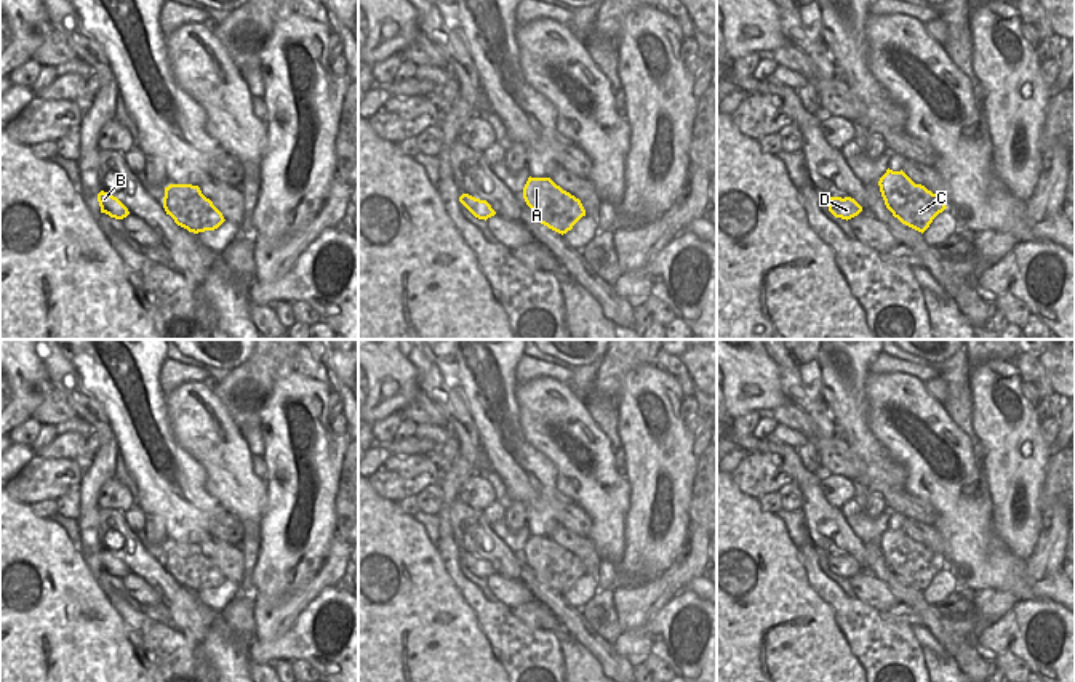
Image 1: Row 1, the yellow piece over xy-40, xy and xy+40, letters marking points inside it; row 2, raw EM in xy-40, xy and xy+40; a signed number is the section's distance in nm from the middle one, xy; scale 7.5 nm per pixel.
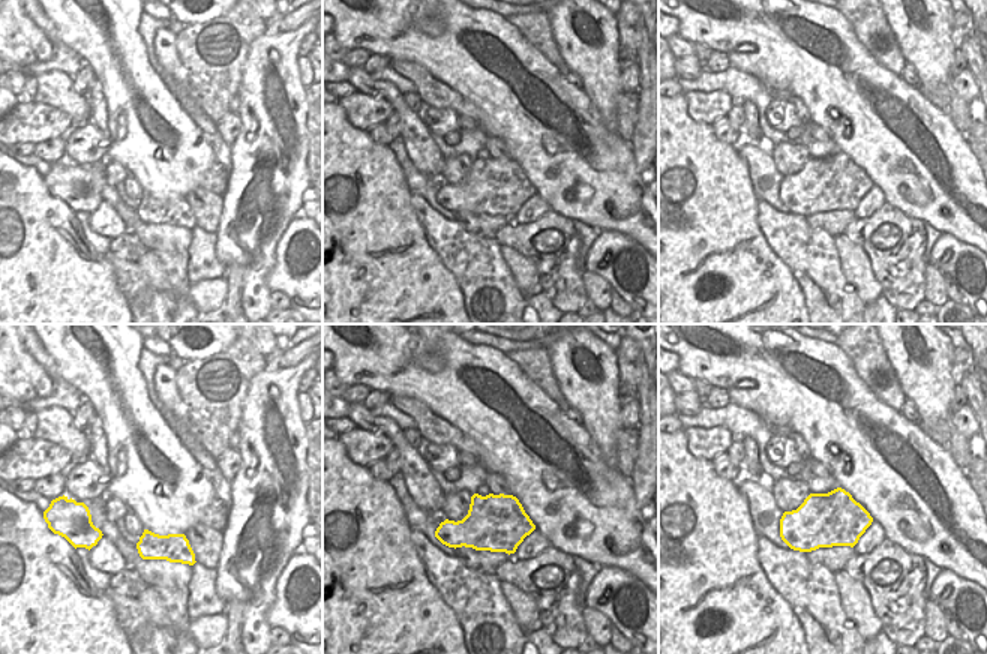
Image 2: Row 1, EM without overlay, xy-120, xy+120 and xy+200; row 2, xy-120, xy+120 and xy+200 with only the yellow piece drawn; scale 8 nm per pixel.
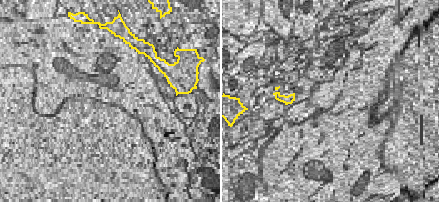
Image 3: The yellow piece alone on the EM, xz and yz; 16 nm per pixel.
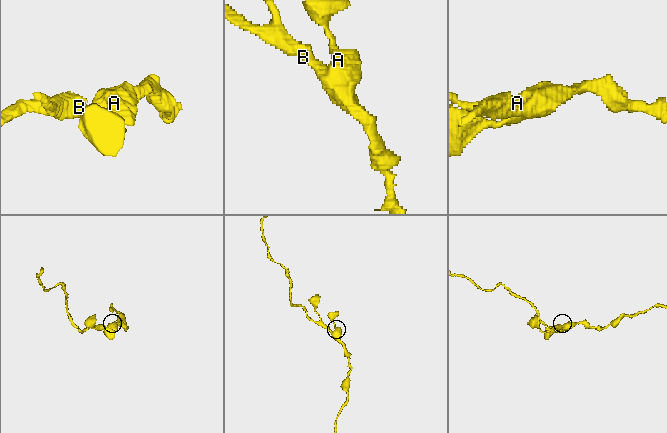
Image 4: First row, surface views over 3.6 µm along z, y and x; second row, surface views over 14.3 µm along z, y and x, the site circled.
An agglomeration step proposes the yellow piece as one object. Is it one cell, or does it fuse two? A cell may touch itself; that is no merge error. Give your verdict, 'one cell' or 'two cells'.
one cell

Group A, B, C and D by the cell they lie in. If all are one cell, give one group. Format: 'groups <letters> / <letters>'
groups A B C D

